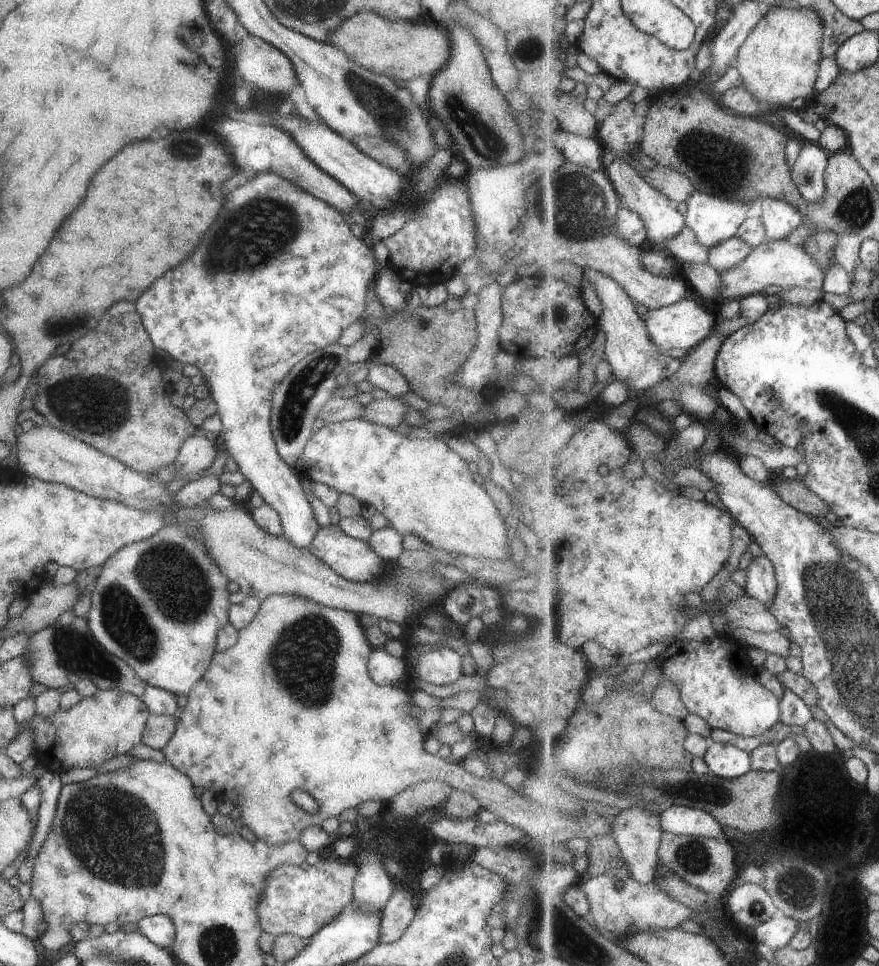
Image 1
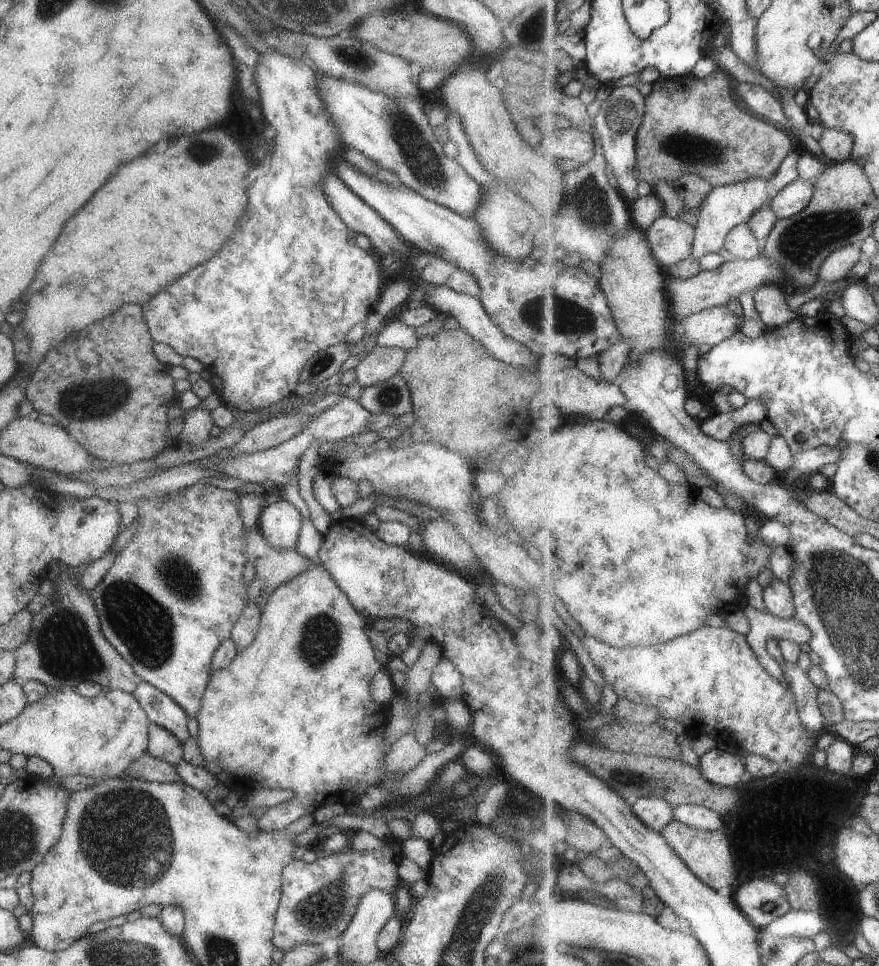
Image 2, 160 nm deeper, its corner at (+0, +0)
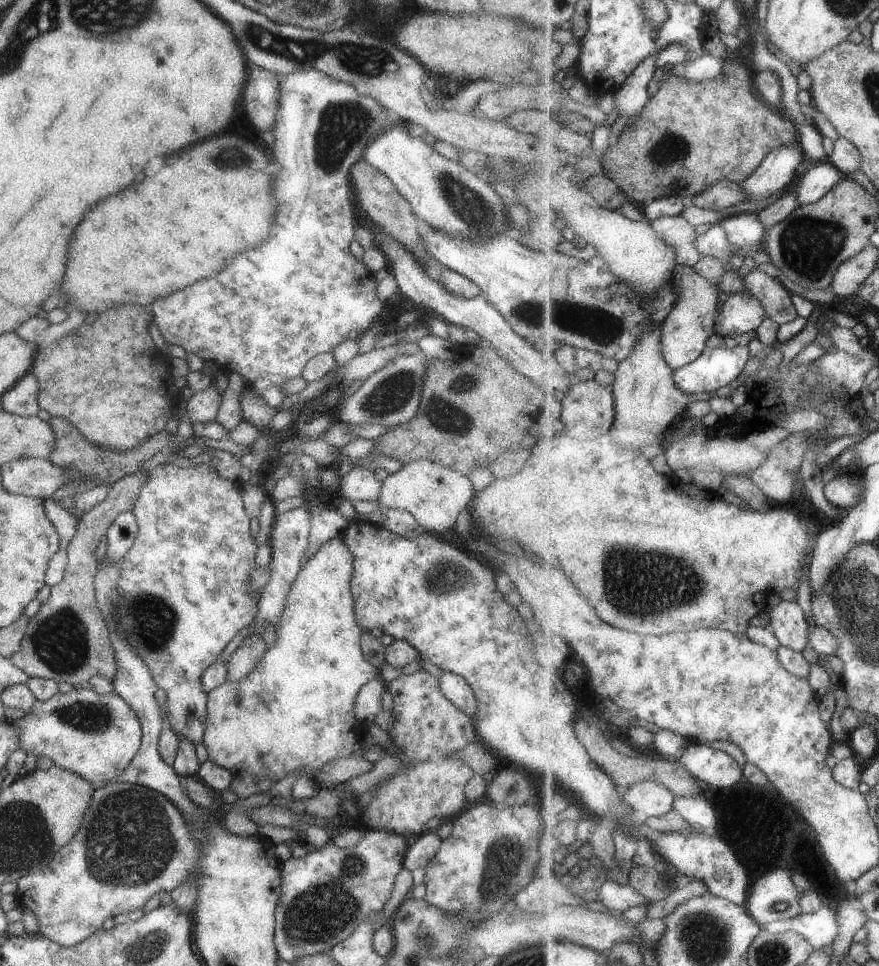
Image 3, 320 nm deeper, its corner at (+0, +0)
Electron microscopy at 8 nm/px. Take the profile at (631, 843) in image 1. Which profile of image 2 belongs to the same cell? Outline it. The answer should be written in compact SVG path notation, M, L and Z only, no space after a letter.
M644 795L631 806L647 826L657 831L662 832L674 820L674 807L662 797Z

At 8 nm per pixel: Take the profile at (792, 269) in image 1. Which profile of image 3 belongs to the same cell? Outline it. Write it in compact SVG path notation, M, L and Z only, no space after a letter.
M677 265L672 275L673 292L677 296L677 303L673 306L673 311L661 327L661 350L665 354L665 360L677 371L687 364L692 364L707 349L709 338L716 334L715 320L720 312L721 305L726 297L726 293L721 289L721 283L713 282L699 276L691 267Z

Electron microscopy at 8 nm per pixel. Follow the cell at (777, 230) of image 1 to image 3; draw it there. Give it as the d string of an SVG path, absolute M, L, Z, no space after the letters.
M828 161L813 166L807 174L798 177L792 189L799 204L809 205L821 200L843 180L844 174Z

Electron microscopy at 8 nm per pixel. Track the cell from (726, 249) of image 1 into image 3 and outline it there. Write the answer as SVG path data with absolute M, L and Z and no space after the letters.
M743 212L725 217L719 225L723 226L733 244L737 244L743 251L759 250L763 248L765 240L765 226L759 220L758 212Z

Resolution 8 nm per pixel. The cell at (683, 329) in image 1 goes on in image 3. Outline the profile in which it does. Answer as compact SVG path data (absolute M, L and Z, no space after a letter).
M746 289L741 294L725 297L715 320L716 334L724 338L755 333L765 318L768 318L765 306Z

